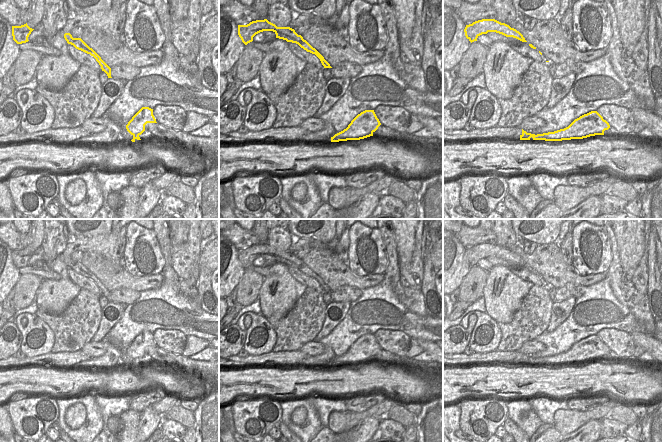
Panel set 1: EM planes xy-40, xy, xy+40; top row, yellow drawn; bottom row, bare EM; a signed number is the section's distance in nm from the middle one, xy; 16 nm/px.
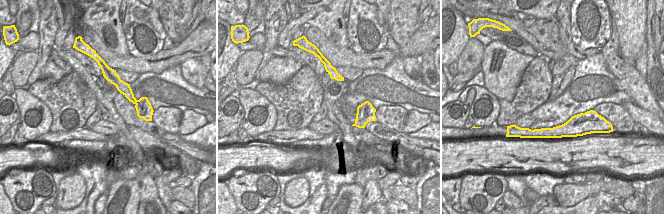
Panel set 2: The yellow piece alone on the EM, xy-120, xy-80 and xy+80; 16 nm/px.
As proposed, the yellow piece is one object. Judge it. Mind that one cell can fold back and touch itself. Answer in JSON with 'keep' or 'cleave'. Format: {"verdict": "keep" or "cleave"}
{"verdict": "cleave"}

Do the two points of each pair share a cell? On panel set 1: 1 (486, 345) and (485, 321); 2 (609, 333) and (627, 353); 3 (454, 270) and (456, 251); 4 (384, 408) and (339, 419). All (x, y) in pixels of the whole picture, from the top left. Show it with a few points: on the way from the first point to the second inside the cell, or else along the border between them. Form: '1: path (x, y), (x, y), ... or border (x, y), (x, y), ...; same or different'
1: path (486, 339), (488, 337), (485, 327); same
2: path (614, 338), (624, 348); same
3: path (454, 265), (454, 256); same
4: path (373, 412), (350, 419); same

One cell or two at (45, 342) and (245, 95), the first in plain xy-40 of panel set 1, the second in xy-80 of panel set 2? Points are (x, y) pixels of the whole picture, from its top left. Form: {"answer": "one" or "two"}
{"answer": "one"}

